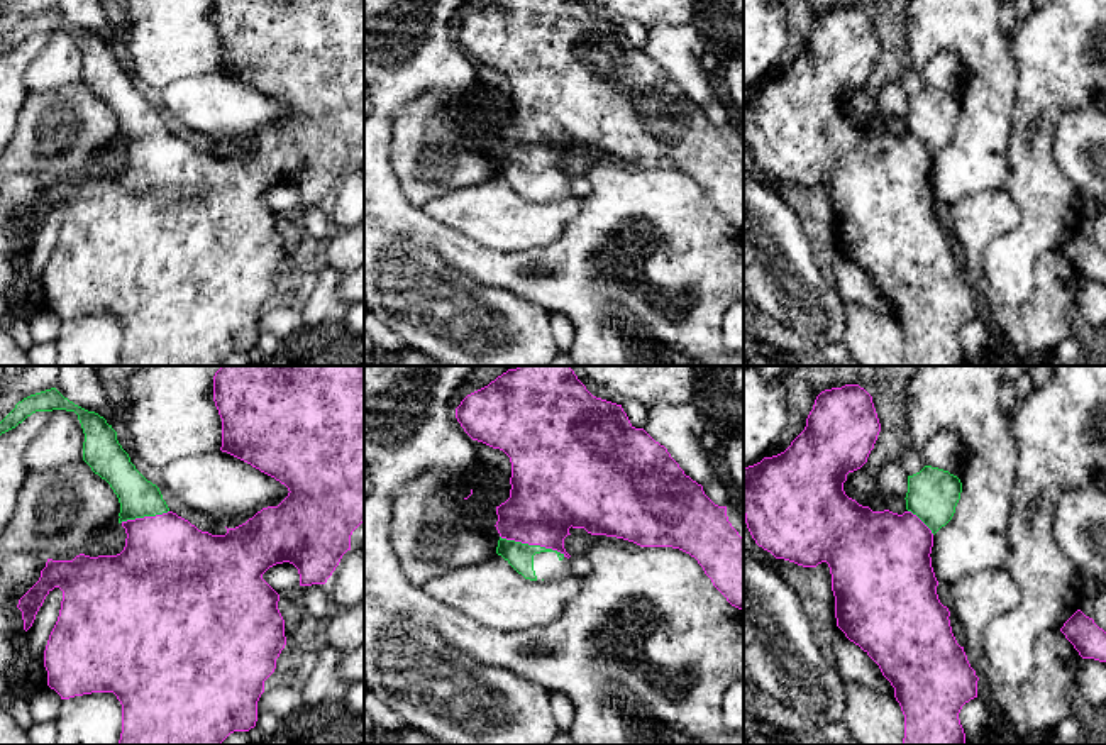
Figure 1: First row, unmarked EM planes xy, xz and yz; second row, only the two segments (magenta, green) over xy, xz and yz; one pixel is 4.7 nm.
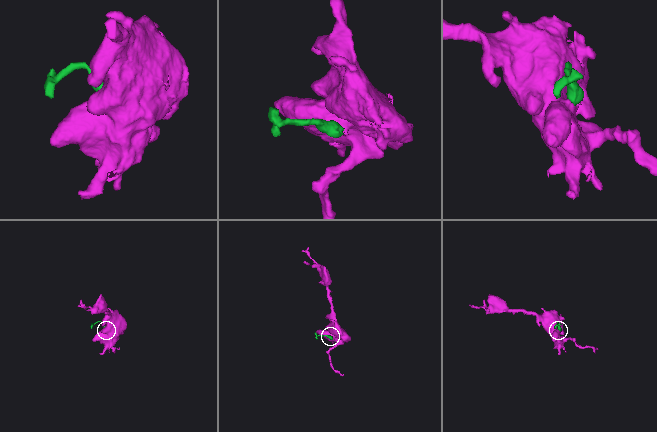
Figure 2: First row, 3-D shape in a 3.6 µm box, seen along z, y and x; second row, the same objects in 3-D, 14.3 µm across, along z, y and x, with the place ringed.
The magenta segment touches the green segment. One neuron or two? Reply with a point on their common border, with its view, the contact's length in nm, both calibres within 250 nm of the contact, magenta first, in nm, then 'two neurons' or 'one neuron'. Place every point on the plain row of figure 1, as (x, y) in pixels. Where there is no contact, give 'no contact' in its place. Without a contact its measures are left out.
contact xz (532, 165); length 320 nm; calibres 360 and 130 nm; one neuron

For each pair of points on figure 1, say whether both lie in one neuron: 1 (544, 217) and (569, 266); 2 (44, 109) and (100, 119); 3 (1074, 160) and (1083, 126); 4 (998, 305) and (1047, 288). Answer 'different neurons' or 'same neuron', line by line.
1: different neurons
2: same neuron
3: same neuron
4: same neuron

